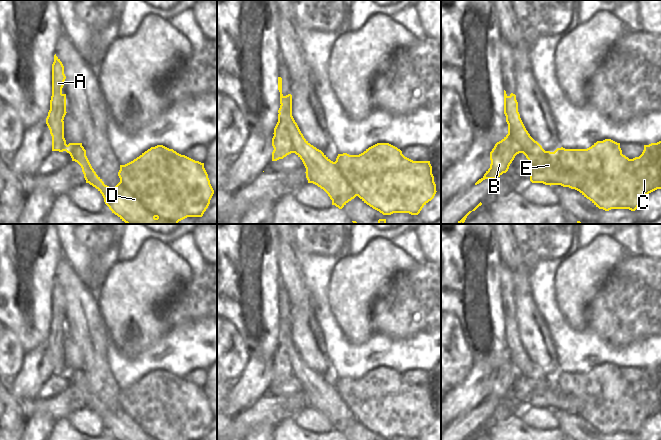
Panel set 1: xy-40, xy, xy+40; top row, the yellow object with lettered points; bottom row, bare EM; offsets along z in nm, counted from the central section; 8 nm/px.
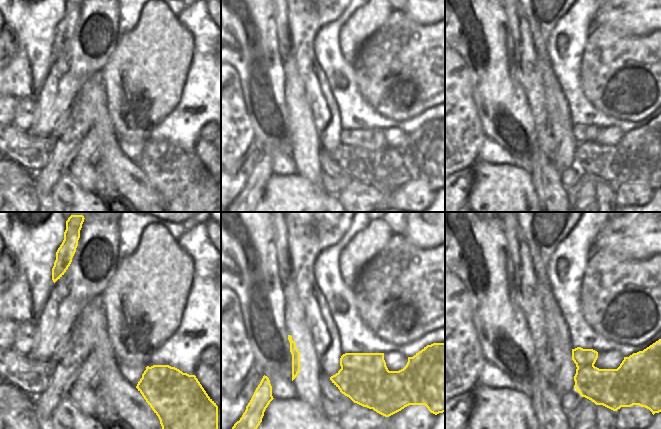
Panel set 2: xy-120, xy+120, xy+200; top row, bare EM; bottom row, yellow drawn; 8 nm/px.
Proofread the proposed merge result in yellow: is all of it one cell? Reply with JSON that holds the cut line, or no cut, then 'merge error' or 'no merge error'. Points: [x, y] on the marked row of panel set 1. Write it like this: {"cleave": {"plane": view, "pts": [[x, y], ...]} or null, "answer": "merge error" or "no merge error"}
{"cleave": {"plane": "xy", "pts": [[278, 114], [287, 126], [292, 152]]}, "answer": "merge error"}

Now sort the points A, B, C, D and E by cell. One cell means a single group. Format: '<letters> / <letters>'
A B / C D E

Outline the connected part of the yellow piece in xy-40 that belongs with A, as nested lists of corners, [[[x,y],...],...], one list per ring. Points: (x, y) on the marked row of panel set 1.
[[[55,54],[52,64],[52,96],[46,124],[52,136],[52,151],[59,152],[66,151],[68,148],[64,138],[64,106],[62,104],[62,88],[65,79],[64,66]]]

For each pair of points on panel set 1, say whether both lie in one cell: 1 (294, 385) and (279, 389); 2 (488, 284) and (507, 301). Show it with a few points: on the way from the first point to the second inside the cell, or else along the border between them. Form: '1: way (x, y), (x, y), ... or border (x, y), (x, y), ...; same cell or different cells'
1: way (290, 386), (283, 388); same cell
2: border (501, 271), (501, 309), (505, 313); different cells

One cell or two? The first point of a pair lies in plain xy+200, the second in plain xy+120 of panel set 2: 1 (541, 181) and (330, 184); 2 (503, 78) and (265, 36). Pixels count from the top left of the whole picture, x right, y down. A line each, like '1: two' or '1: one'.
1: two
2: one

